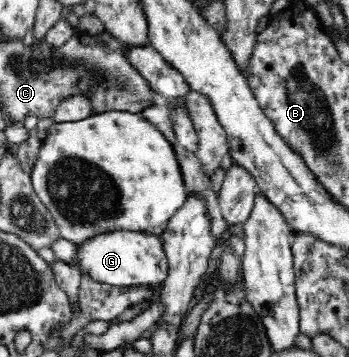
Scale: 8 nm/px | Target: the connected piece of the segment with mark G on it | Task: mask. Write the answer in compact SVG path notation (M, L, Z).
M118 231L110 234L96 236L88 240L86 244L78 246L78 263L82 265L82 271L94 280L112 286L123 286L124 288L136 288L143 286L144 291L155 293L162 288L164 280L168 276L168 257L164 252L164 247L160 238L142 232Z

